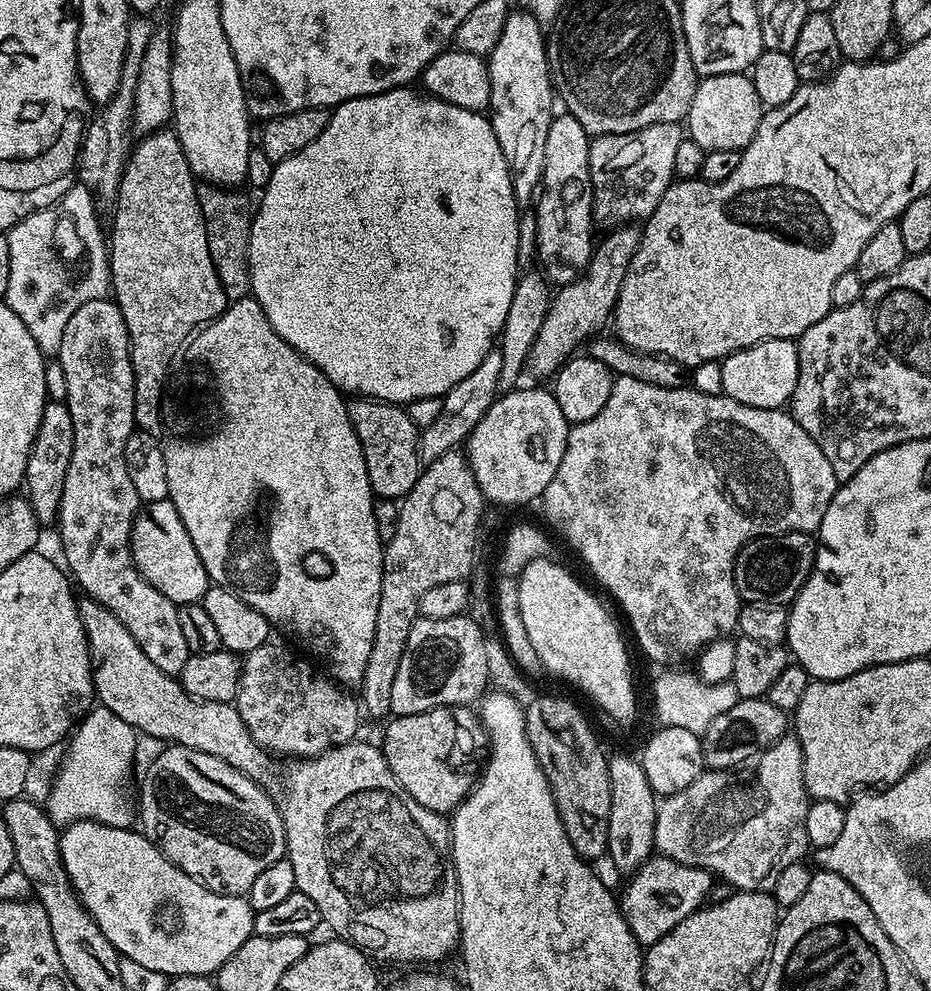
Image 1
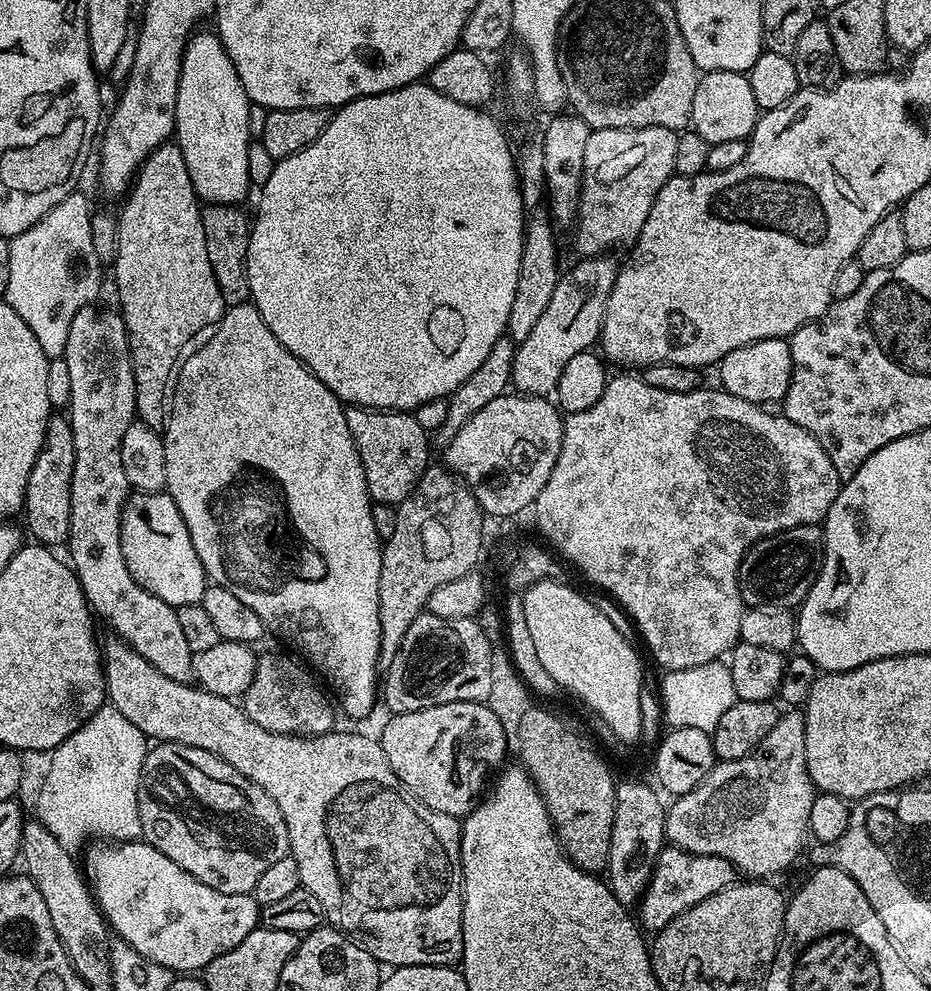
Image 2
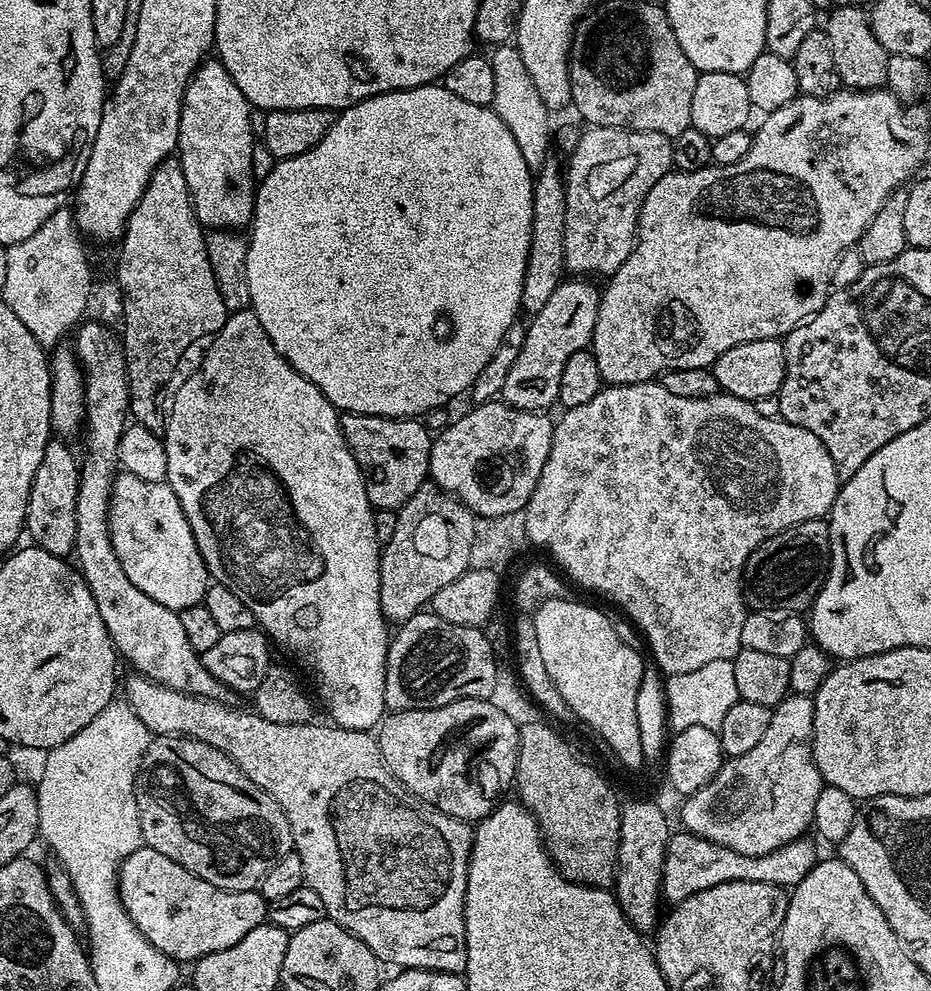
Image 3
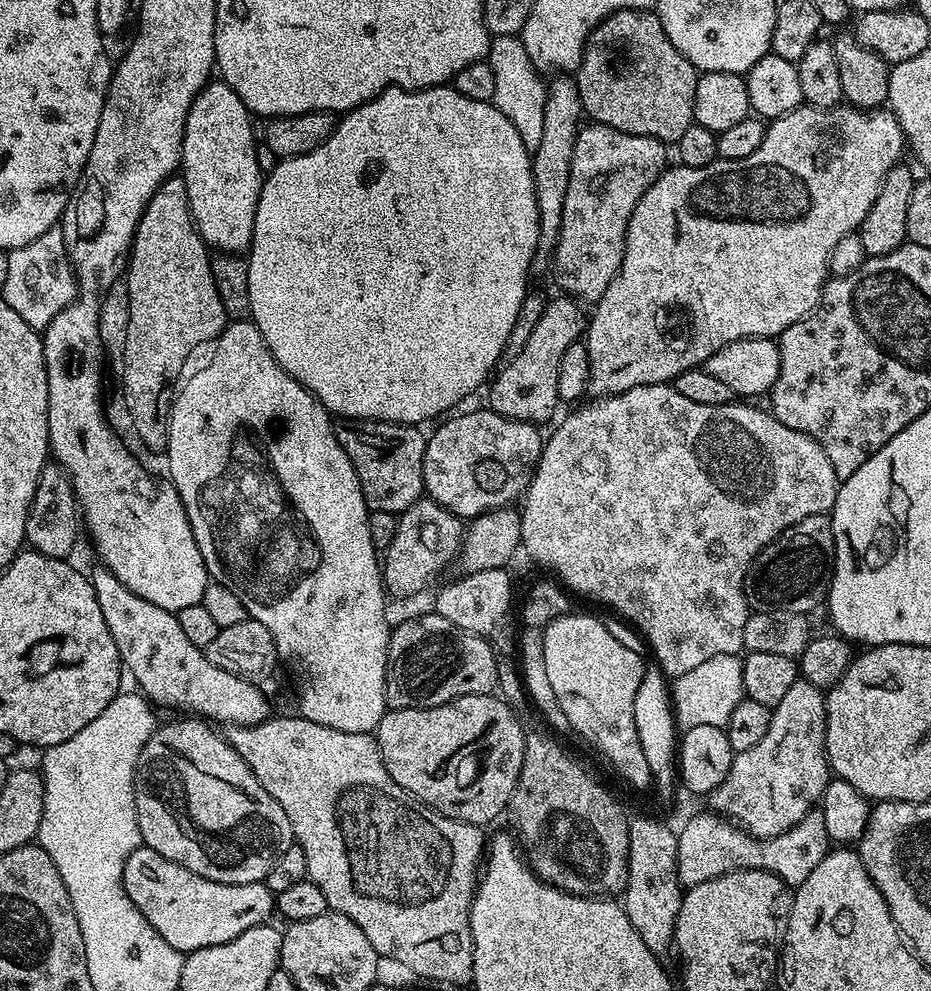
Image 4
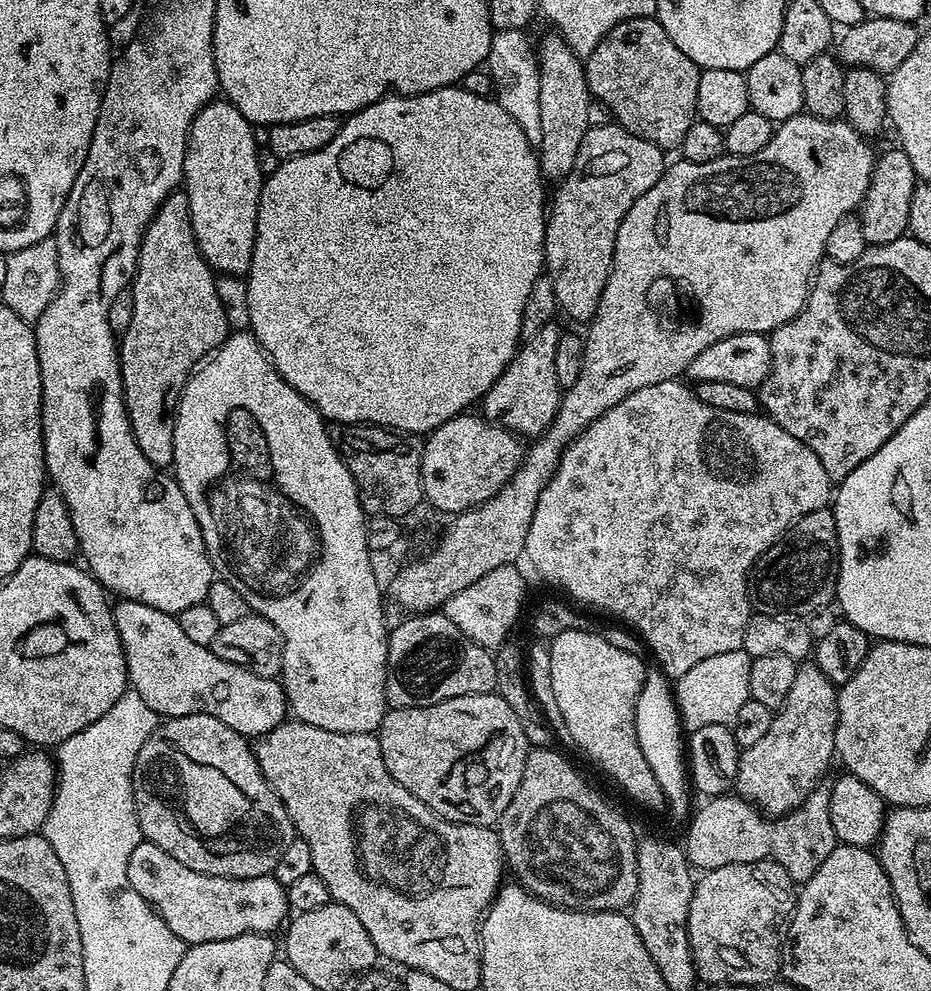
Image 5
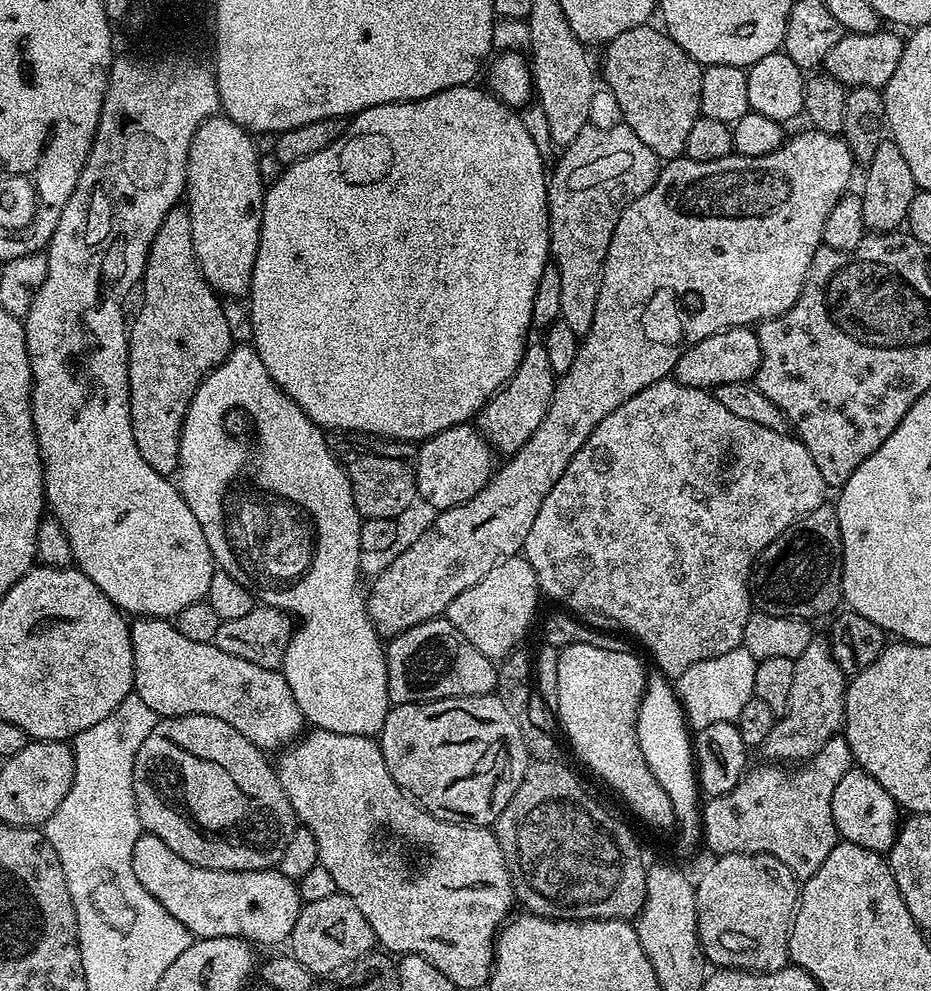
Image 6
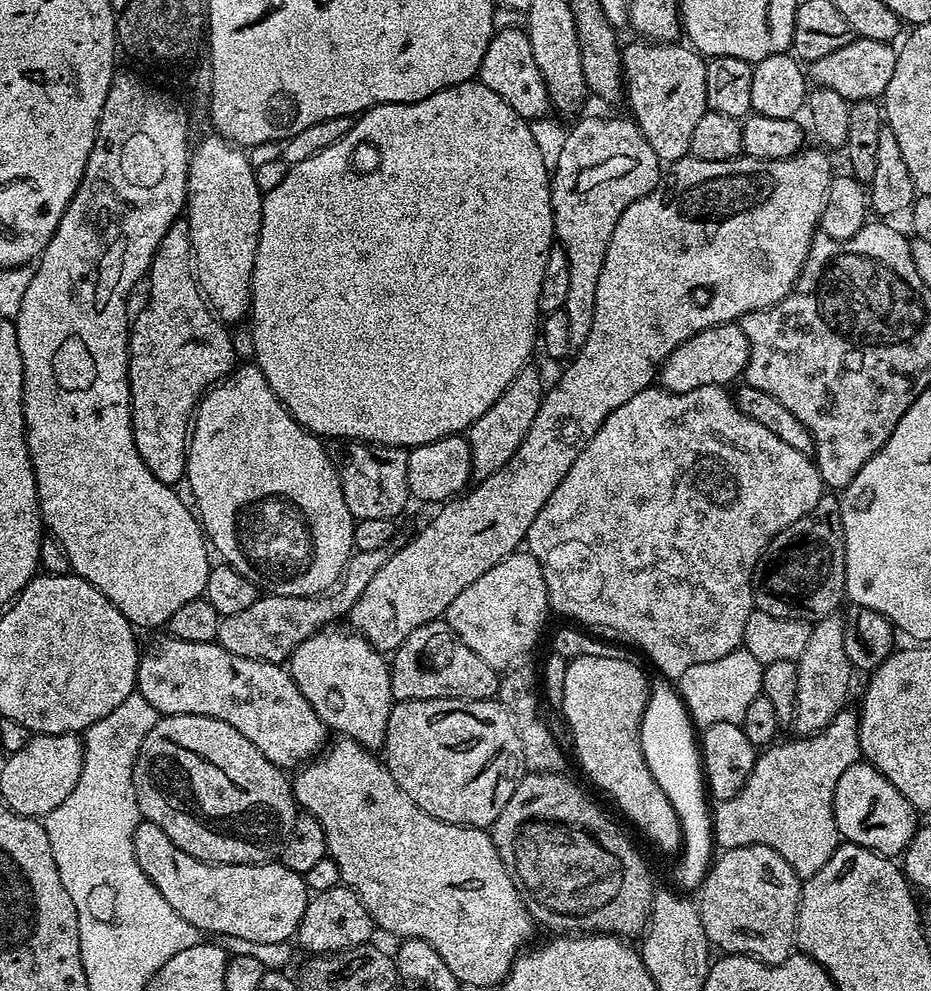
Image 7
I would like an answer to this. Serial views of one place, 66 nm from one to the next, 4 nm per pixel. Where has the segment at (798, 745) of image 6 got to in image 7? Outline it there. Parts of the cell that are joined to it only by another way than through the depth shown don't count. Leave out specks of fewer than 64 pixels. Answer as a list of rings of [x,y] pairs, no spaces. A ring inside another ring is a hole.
[[[839,615],[827,616],[812,624],[812,633],[796,661],[798,670],[798,694],[796,695],[796,719],[794,728],[800,736],[810,736],[821,732],[839,712],[845,711],[848,687],[852,684],[854,669],[846,658],[846,638],[844,620]]]

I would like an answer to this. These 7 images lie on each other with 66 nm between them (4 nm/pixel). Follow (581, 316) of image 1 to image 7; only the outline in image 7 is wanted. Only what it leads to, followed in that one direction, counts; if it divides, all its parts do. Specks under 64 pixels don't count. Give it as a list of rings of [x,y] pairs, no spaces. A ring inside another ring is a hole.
[[[525,366],[514,382],[510,382],[502,398],[498,398],[498,402],[494,402],[494,406],[490,406],[482,418],[468,427],[466,439],[472,454],[472,475],[477,481],[483,482],[487,476],[493,476],[506,466],[506,462],[510,462],[510,458],[514,458],[518,446],[524,444],[526,434],[534,426],[534,418],[540,413],[540,403],[545,395],[546,384],[540,381],[539,374],[532,366]]]

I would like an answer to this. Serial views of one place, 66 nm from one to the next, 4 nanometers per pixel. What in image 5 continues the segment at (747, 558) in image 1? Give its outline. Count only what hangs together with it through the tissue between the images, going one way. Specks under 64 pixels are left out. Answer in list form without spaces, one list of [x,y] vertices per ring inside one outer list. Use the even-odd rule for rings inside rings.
[[[831,507],[819,508],[806,514],[788,533],[770,546],[756,560],[756,565],[748,578],[748,598],[751,607],[766,614],[794,614],[807,617],[808,612],[816,612],[819,608],[830,605],[836,598],[836,583],[840,573],[840,547],[838,546],[838,526],[836,514]]]

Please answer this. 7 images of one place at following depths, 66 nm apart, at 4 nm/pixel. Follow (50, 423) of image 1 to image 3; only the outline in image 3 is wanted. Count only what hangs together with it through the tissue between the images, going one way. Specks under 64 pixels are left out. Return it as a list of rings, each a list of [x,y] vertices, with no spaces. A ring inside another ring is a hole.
[[[64,438],[49,440],[42,453],[42,463],[34,470],[34,482],[30,486],[30,502],[26,506],[24,526],[26,536],[37,548],[65,558],[73,555],[76,547],[76,511],[78,510],[78,486],[80,464],[78,456],[68,449]]]

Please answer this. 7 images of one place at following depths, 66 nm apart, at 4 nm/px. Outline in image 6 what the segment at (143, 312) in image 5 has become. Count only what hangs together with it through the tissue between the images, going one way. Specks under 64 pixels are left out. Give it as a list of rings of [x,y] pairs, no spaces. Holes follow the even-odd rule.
[[[187,207],[172,208],[170,214],[162,218],[162,226],[158,226],[158,234],[150,246],[142,285],[145,290],[145,306],[128,328],[130,422],[134,430],[134,442],[138,442],[142,458],[146,458],[146,466],[154,466],[158,474],[171,477],[180,467],[180,431],[184,425],[184,404],[187,404],[188,396],[204,368],[209,365],[217,368],[234,347],[230,326],[226,326],[221,297],[213,292],[196,264],[192,223]]]

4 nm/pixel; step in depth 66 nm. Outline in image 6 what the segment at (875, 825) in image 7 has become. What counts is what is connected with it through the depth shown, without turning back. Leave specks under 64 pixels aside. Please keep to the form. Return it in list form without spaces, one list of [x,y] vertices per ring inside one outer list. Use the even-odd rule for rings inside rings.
[[[853,766],[846,774],[842,774],[838,786],[834,786],[832,813],[836,835],[841,841],[887,854],[896,841],[896,812],[898,813],[898,806],[894,798],[890,798],[890,794],[886,794],[886,790],[882,790],[882,786],[878,786],[878,782],[874,782],[874,778],[870,778],[870,774],[861,768]]]

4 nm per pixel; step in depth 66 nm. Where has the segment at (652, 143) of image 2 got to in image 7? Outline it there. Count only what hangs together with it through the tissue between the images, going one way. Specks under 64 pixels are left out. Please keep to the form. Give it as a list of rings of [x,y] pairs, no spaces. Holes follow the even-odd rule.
[[[588,116],[585,120],[580,120],[576,125],[567,129],[565,138],[565,146],[562,147],[562,154],[559,155],[558,166],[550,172],[552,182],[552,219],[554,221],[554,236],[557,241],[564,247],[568,254],[570,262],[570,290],[566,290],[566,302],[562,311],[566,314],[566,318],[570,318],[570,342],[573,349],[579,350],[586,342],[586,338],[590,338],[590,326],[594,326],[594,302],[596,301],[596,291],[598,290],[598,274],[602,274],[602,262],[606,250],[610,246],[610,234],[614,234],[614,226],[618,222],[618,218],[622,218],[622,210],[626,210],[626,206],[630,206],[630,202],[634,202],[638,198],[642,198],[646,194],[650,194],[654,190],[654,186],[660,183],[662,175],[662,161],[654,154],[654,150],[650,150],[650,142],[646,142],[646,138],[640,132],[635,119],[628,120],[603,120],[600,116]]]

